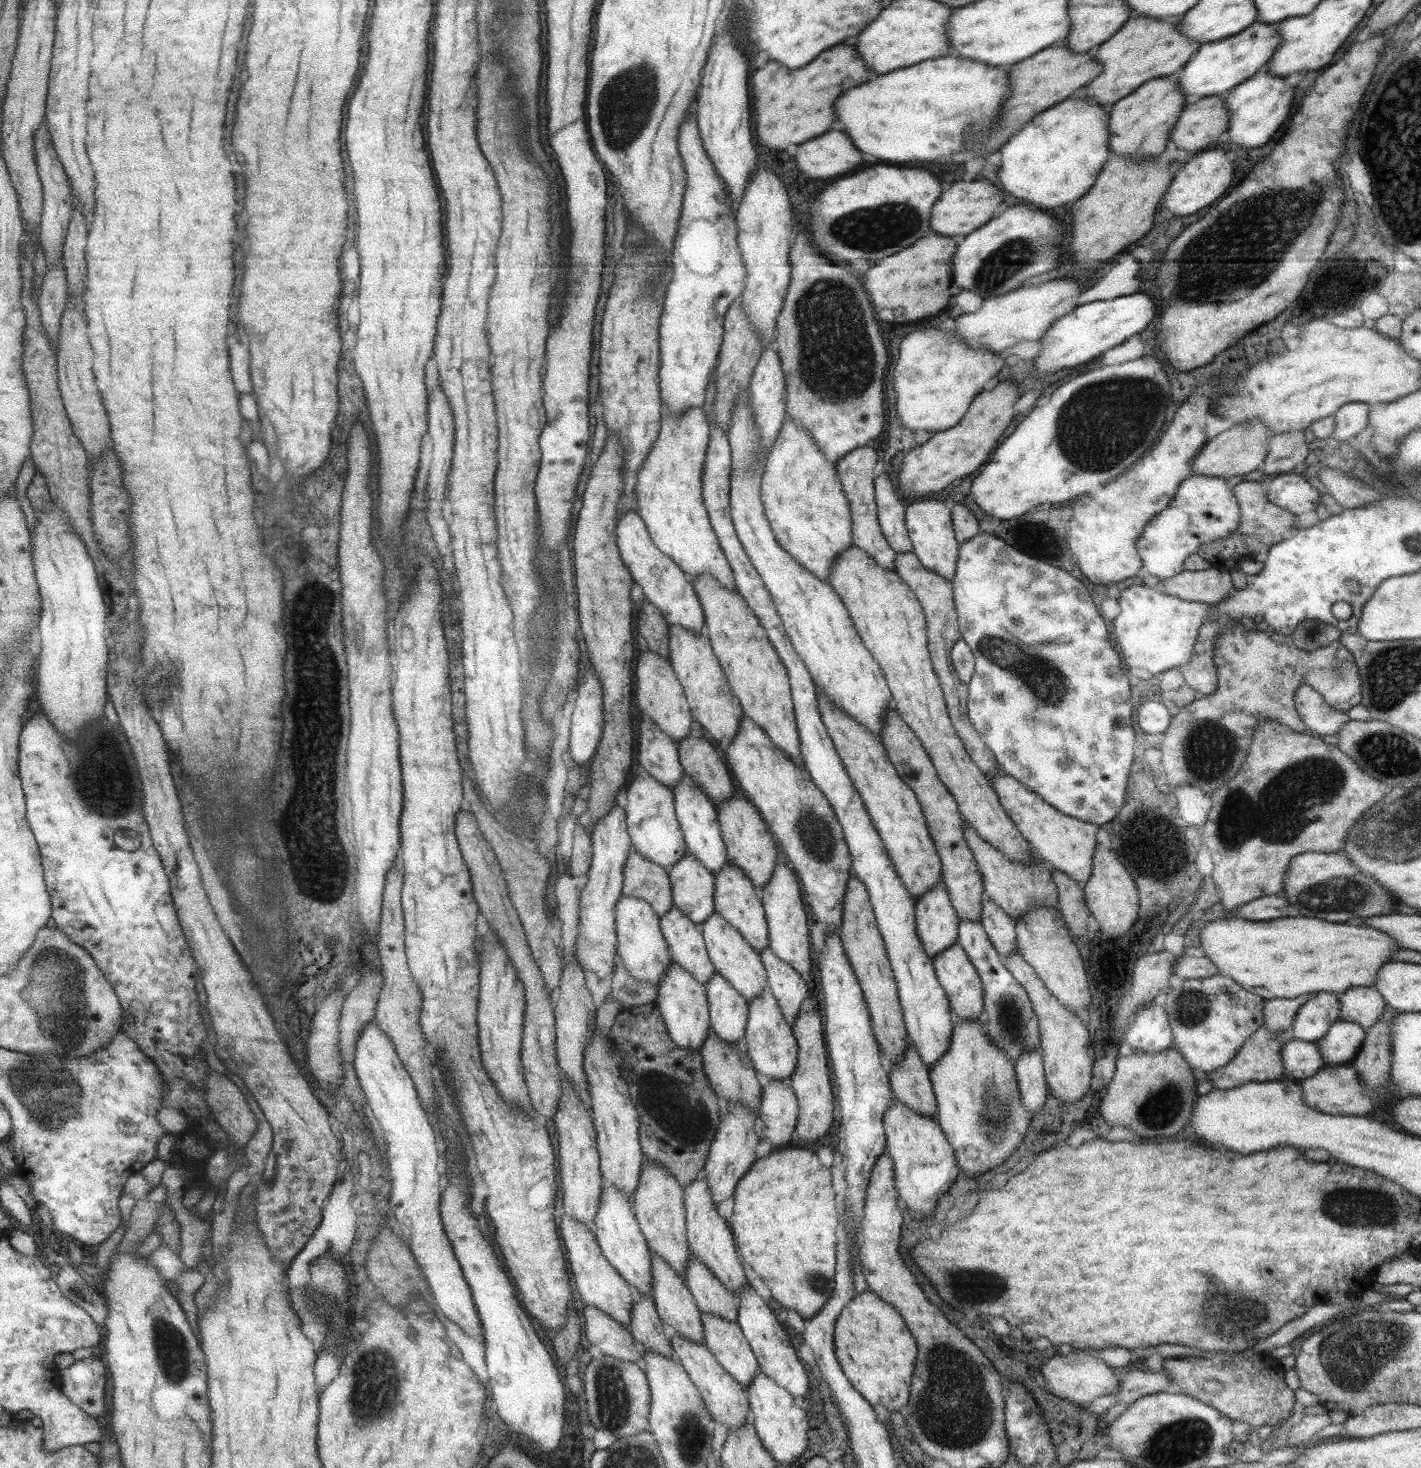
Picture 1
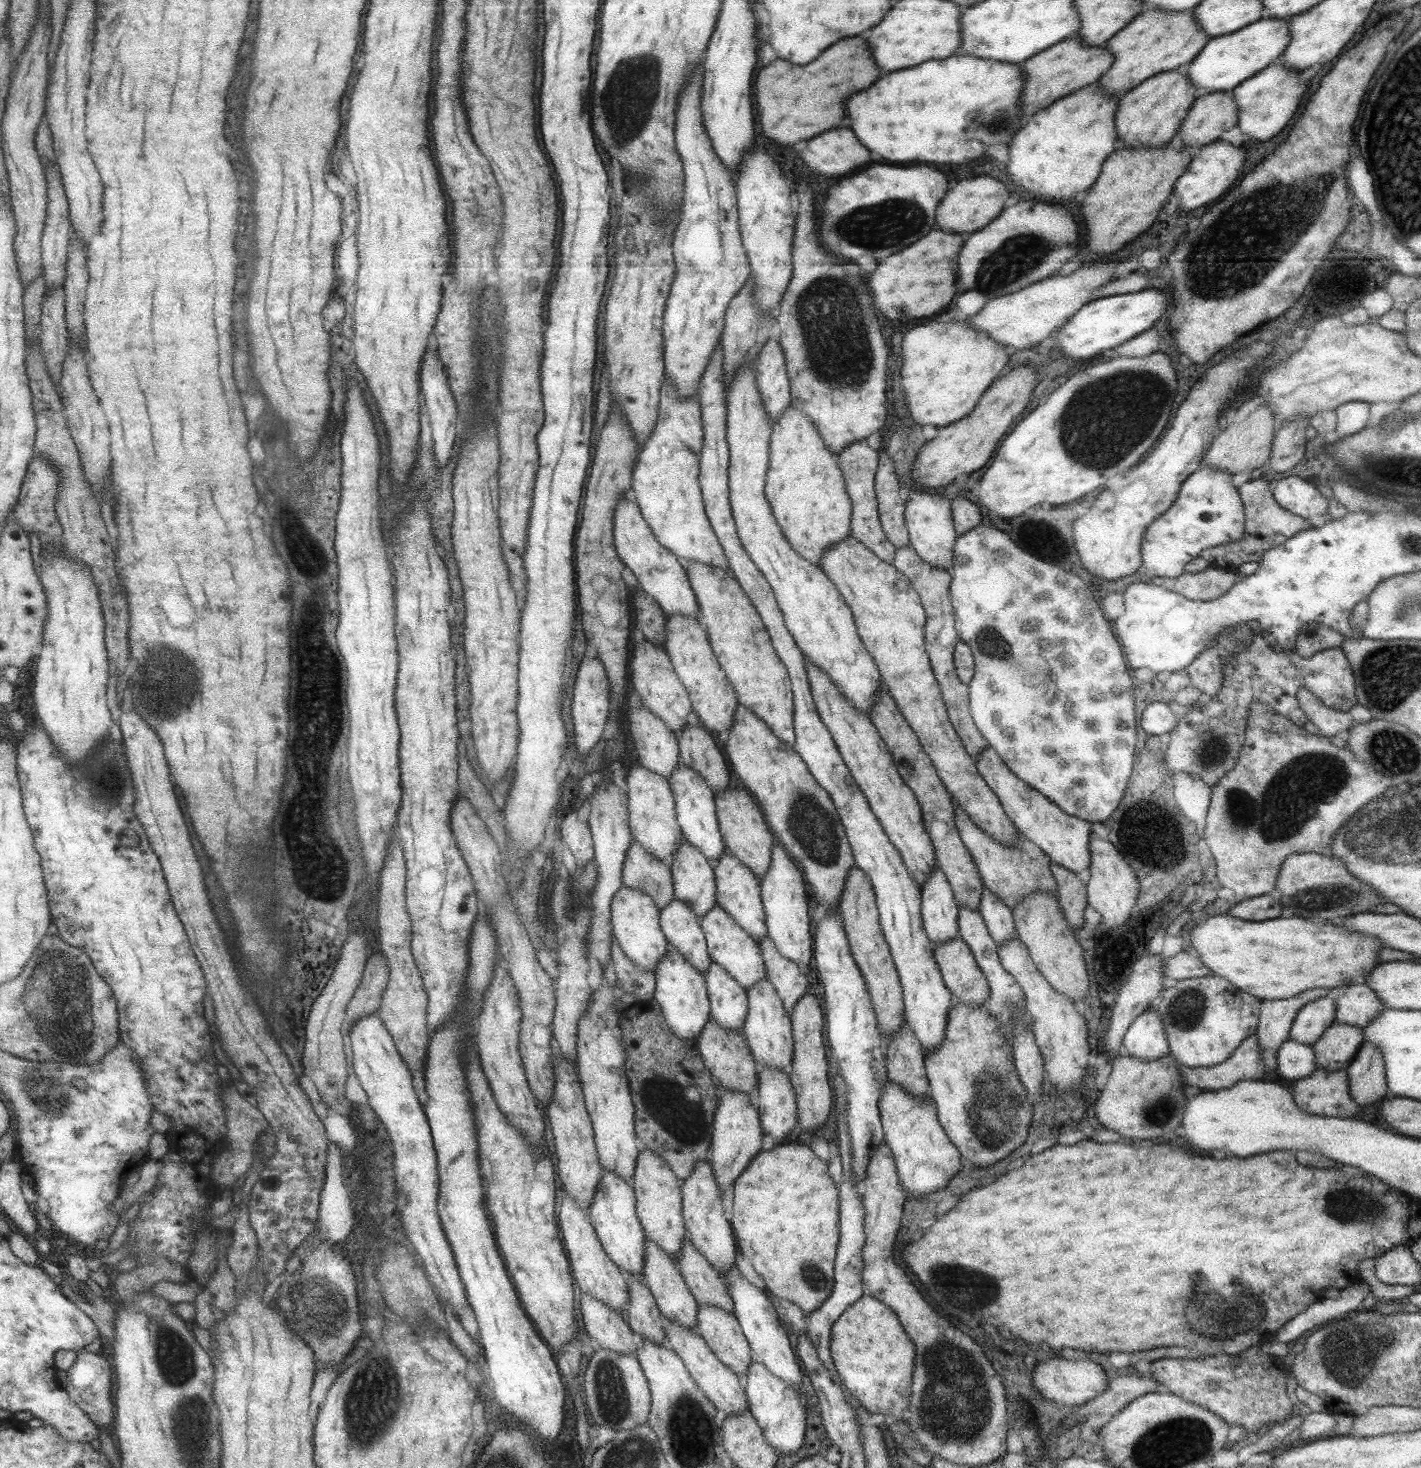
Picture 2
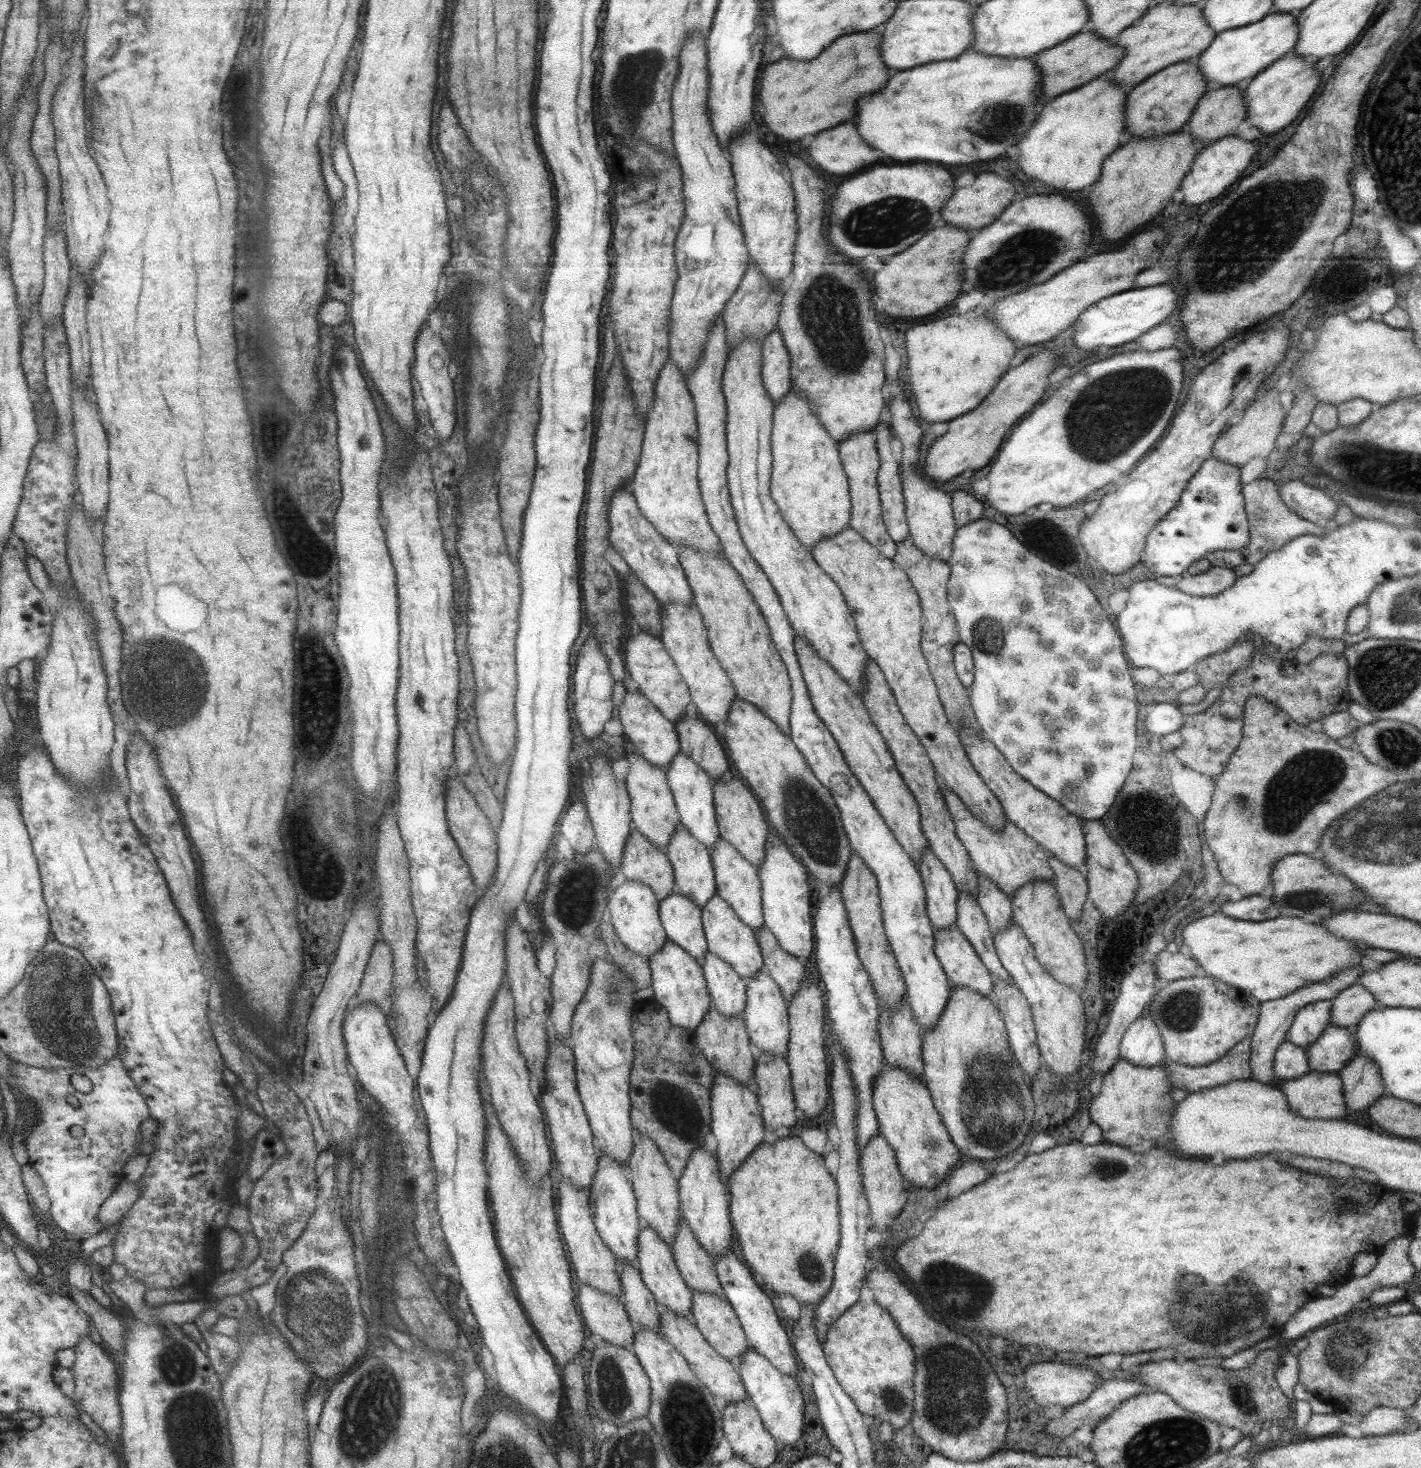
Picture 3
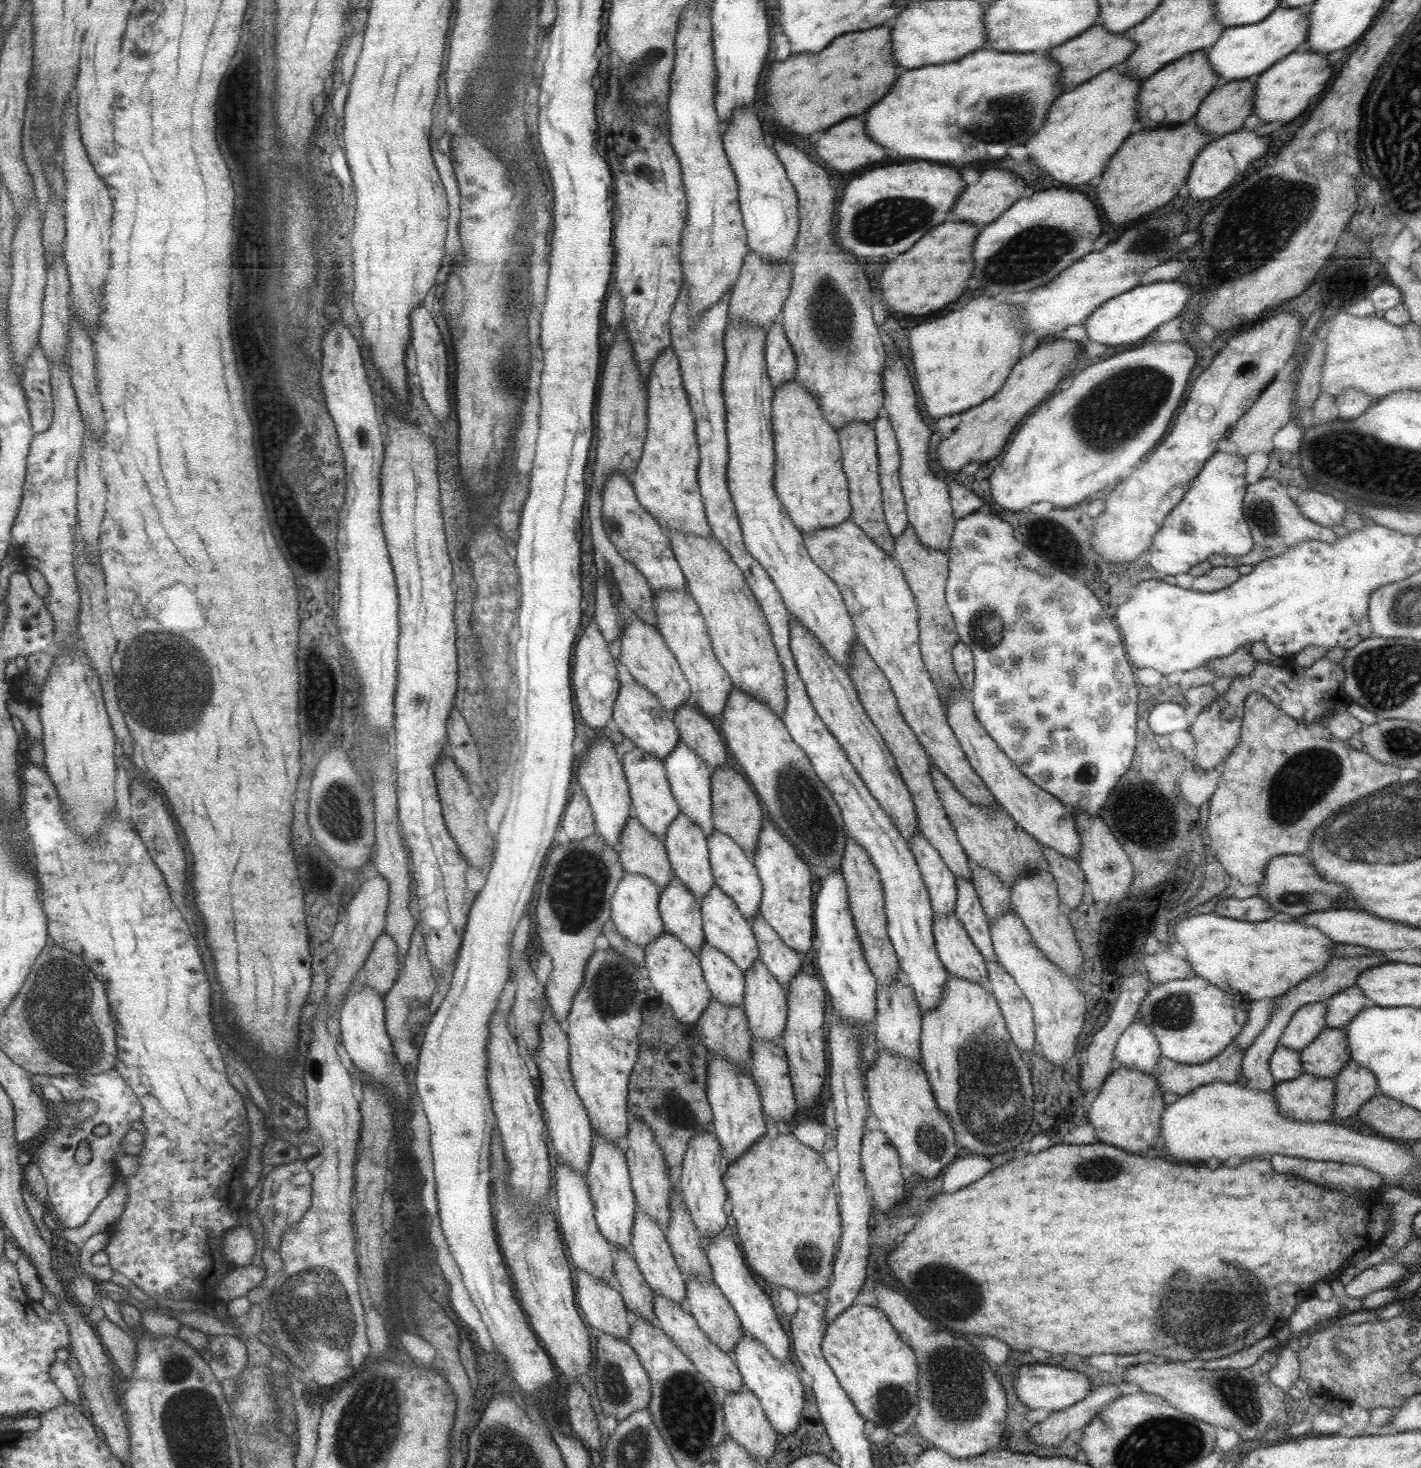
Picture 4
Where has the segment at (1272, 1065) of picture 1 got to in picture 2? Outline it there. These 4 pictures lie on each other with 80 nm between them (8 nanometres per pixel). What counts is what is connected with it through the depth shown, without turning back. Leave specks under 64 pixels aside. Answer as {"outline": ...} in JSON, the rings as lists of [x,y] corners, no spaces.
{"outline":[[[1256,1035],[1245,1037],[1235,1050],[1219,1064],[1210,1067],[1189,1068],[1181,1065],[1178,1068],[1180,1076],[1185,1081],[1186,1086],[1197,1086],[1201,1090],[1217,1091],[1229,1088],[1240,1080],[1259,1080],[1263,1079],[1265,1069],[1260,1059],[1260,1048],[1256,1039]]]}

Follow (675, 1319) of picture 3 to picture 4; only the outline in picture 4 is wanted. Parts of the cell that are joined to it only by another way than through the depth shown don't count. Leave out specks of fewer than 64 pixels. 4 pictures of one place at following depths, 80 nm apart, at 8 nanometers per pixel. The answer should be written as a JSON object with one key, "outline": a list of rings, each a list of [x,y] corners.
{"outline":[[[653,1295],[653,1325],[667,1335],[671,1342],[693,1363],[699,1374],[702,1374],[707,1382],[714,1387],[722,1388],[725,1392],[735,1392],[742,1384],[742,1378],[737,1370],[734,1359],[729,1353],[720,1351],[719,1348],[705,1336],[697,1327],[696,1321],[683,1304],[671,1303],[663,1296]]]}

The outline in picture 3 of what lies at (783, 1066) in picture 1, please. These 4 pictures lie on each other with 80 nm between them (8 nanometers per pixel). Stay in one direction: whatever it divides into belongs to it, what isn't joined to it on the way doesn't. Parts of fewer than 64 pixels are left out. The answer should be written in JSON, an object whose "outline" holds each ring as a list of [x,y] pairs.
{"outline":[[[764,969],[746,980],[746,1001],[741,1017],[746,1024],[751,1044],[770,1055],[785,1058],[789,1036],[787,1002],[782,997],[779,987]]]}

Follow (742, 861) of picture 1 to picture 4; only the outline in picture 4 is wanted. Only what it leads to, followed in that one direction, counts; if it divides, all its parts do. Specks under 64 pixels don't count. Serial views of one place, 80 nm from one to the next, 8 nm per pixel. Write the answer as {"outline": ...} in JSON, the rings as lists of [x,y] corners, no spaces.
{"outline":[[[729,765],[715,767],[711,773],[710,784],[713,829],[729,836],[745,856],[752,859],[757,850],[757,835],[764,815],[753,788],[741,774],[737,773],[737,770]]]}

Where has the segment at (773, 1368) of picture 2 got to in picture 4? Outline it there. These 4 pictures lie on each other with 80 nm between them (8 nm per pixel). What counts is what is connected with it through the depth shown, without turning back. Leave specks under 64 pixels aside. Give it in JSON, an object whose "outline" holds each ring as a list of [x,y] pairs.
{"outline":[[[723,1230],[712,1240],[706,1241],[704,1251],[711,1268],[711,1279],[721,1294],[730,1302],[743,1332],[752,1339],[757,1339],[783,1366],[790,1367],[789,1338],[777,1321],[777,1314],[773,1311],[769,1296],[753,1280],[743,1253],[741,1254],[739,1246],[735,1244],[735,1238]]]}

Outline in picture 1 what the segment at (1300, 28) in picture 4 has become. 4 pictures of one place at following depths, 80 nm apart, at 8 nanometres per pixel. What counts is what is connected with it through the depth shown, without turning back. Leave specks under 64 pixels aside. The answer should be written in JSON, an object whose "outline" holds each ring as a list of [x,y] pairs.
{"outline":[[[1255,20],[1236,35],[1201,43],[1182,68],[1182,72],[1177,75],[1179,86],[1190,100],[1213,95],[1225,99],[1233,87],[1247,80],[1270,61],[1280,42],[1281,35],[1276,23],[1269,24]]]}

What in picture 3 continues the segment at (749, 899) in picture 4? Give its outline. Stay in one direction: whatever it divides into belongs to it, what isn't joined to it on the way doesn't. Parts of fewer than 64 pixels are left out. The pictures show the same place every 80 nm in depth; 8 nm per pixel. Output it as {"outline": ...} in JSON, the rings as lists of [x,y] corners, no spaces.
{"outline":[[[717,838],[713,842],[710,861],[714,870],[716,894],[719,895],[733,910],[733,914],[751,930],[757,930],[764,925],[761,904],[761,885],[757,867],[745,860],[727,840]]]}

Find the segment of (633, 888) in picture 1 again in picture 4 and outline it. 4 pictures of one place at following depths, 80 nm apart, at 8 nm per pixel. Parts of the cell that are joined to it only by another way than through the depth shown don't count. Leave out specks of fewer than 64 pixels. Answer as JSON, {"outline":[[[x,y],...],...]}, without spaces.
{"outline":[[[633,815],[622,824],[618,837],[618,842],[621,845],[618,857],[624,872],[648,876],[658,886],[659,892],[663,890],[674,874],[666,850],[661,842],[662,838],[657,838],[657,835],[643,828],[642,824]]]}

